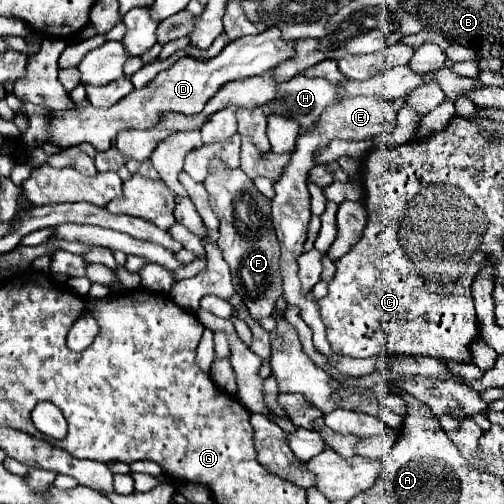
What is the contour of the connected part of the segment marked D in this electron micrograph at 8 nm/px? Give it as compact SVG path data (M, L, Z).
M267 27L263 33L247 35L241 39L231 41L223 47L223 51L213 59L193 59L193 57L181 57L171 69L161 71L151 83L147 83L143 89L131 91L127 97L123 97L117 105L109 109L99 109L93 105L83 105L77 109L65 109L61 111L49 111L39 105L23 103L23 117L27 119L29 127L21 135L19 145L25 151L33 151L39 147L39 141L49 141L51 145L59 149L67 149L71 145L89 143L97 151L109 149L113 137L121 129L147 129L149 125L157 123L157 117L165 111L179 111L185 115L195 115L203 109L203 105L219 91L219 87L227 81L239 81L255 75L269 73L273 67L285 63L287 59L295 57L293 41L285 41L281 37L279 27Z

